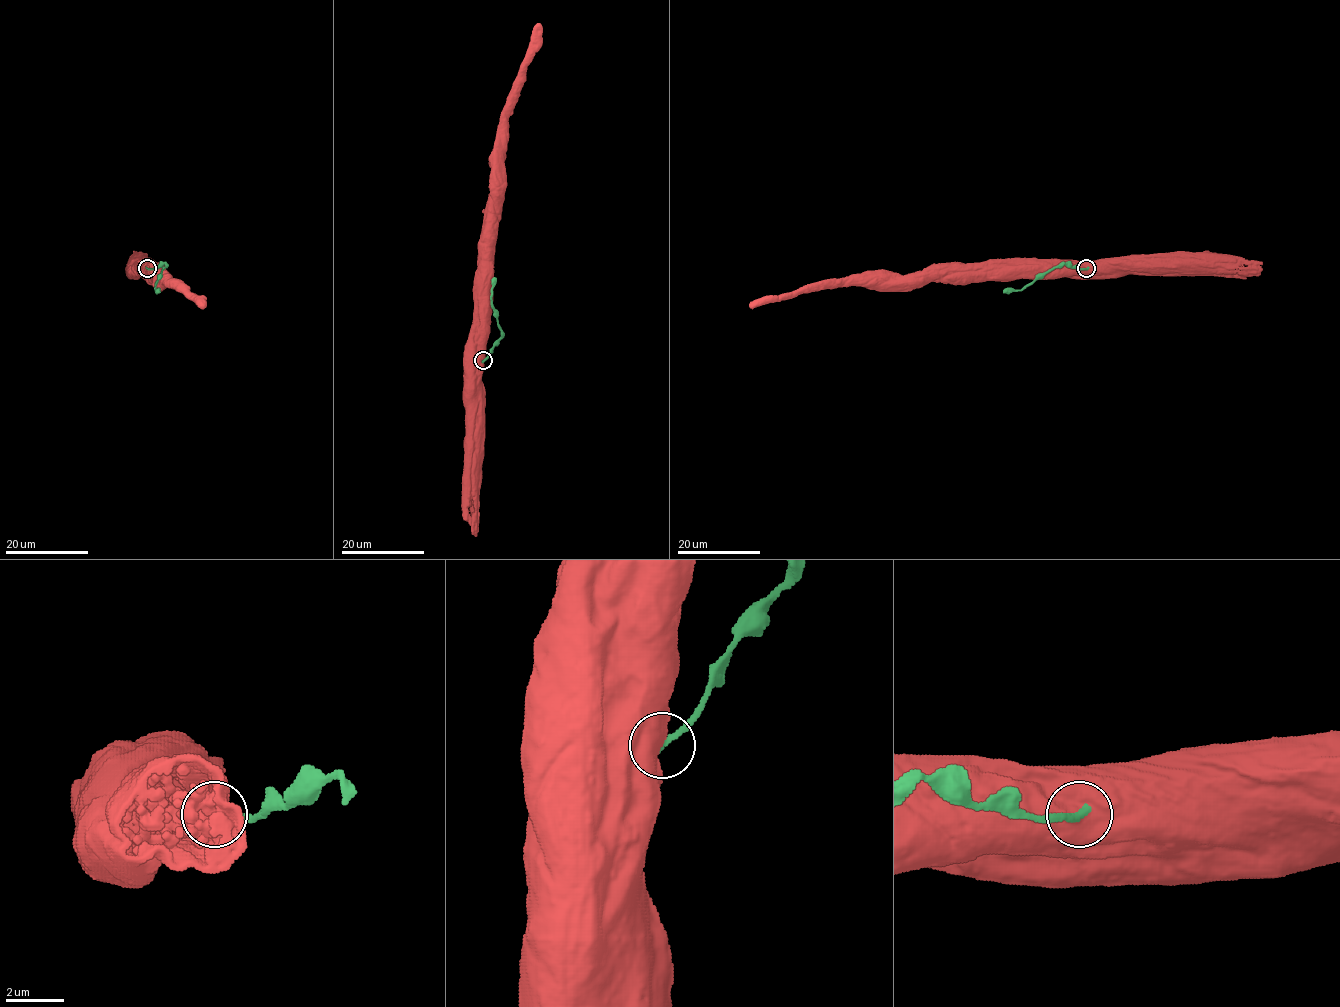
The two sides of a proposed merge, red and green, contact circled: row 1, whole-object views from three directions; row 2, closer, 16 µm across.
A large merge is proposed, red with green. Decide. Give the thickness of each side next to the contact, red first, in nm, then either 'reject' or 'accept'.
800 nm thick on the red side, 240 nm on the other; reject

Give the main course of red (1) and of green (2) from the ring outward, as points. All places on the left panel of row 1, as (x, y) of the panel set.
1: (148, 268), (164, 273), (173, 286), (204, 306)
2: (148, 268), (165, 264), (156, 283), (155, 289), (159, 292)

